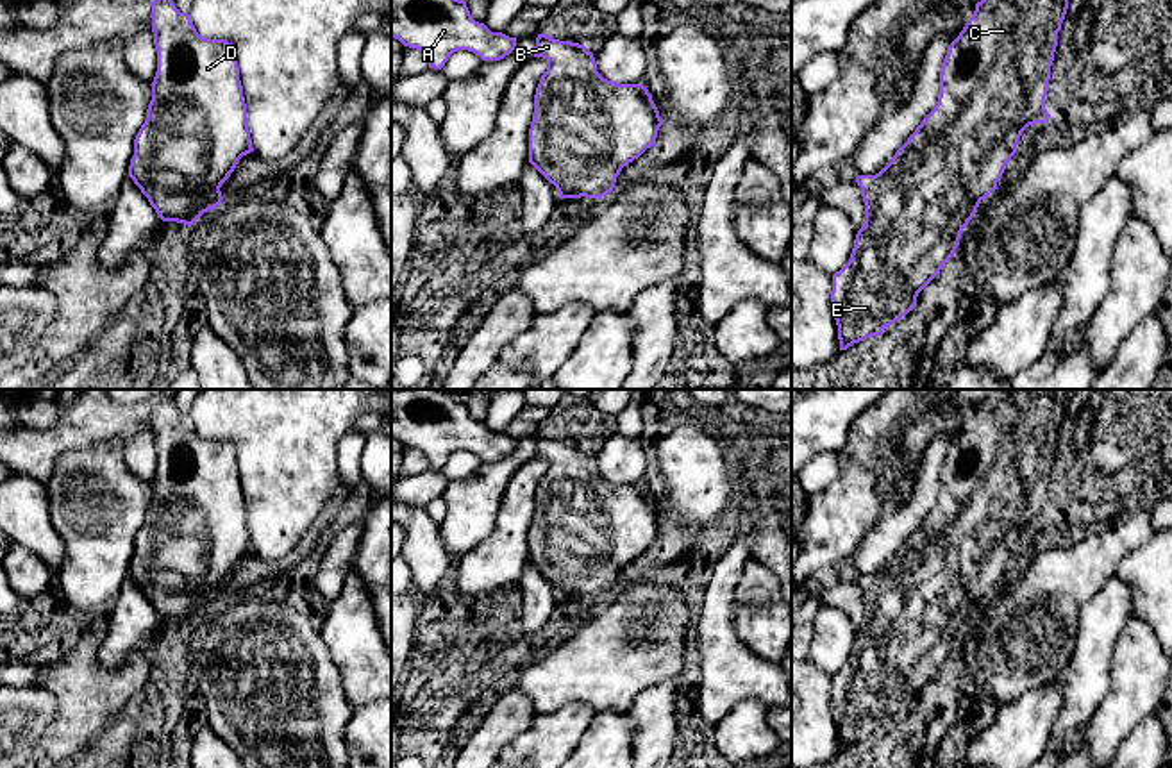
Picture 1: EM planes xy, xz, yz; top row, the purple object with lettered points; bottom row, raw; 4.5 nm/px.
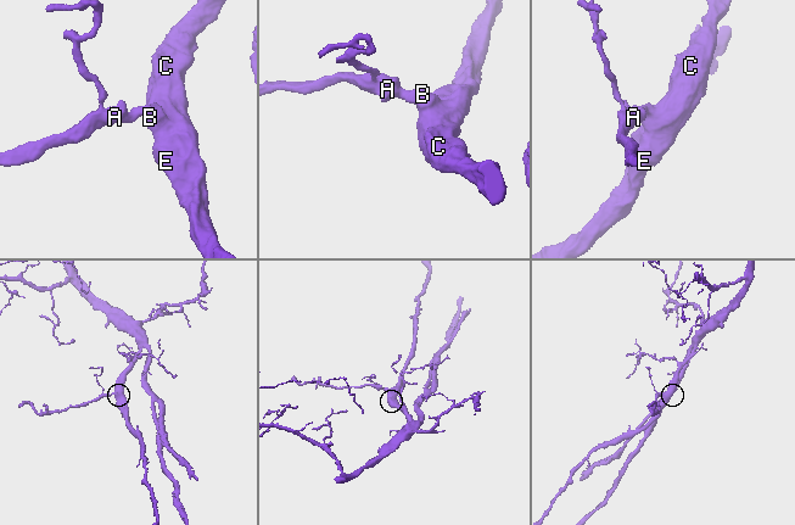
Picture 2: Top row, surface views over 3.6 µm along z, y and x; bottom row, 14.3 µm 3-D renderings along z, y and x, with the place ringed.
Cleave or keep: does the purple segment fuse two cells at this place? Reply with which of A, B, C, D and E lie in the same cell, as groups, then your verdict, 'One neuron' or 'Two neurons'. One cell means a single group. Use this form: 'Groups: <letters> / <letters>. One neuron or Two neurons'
Groups: A B C D E. One neuron

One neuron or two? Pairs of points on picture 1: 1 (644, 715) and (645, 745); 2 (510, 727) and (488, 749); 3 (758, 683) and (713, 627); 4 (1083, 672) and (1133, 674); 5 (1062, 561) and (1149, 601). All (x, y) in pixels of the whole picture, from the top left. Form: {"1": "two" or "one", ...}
{"1": "one", "2": "one", "3": "one", "4": "two", "5": "two"}

